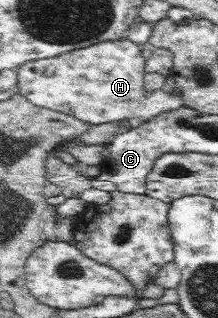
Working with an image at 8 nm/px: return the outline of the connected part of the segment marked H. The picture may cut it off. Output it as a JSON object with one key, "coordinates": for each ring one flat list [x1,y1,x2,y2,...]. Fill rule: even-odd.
{"coordinates":[[128,38,100,41,86,48,22,64,16,70,17,94,24,95,42,110,62,112,90,125,129,119,141,123,183,108,185,104,180,94,145,88,146,60,136,41]]}

